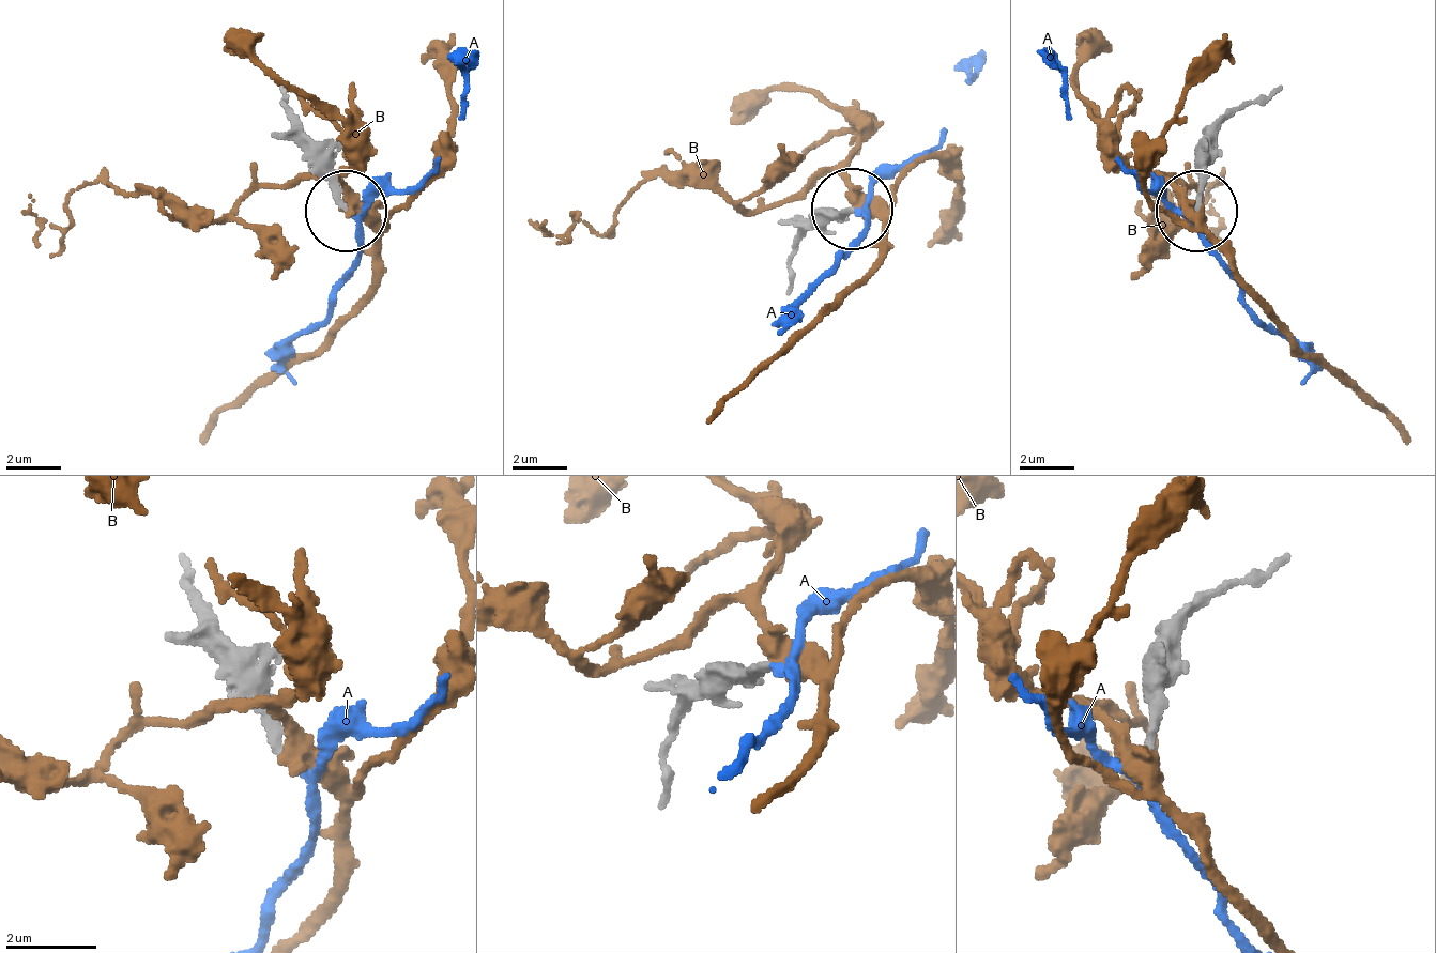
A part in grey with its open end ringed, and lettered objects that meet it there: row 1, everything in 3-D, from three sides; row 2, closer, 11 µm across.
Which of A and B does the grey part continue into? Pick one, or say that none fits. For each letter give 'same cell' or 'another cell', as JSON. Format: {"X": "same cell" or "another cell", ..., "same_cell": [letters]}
{"A": "same cell", "B": "another cell", "same_cell": ["A"]}

